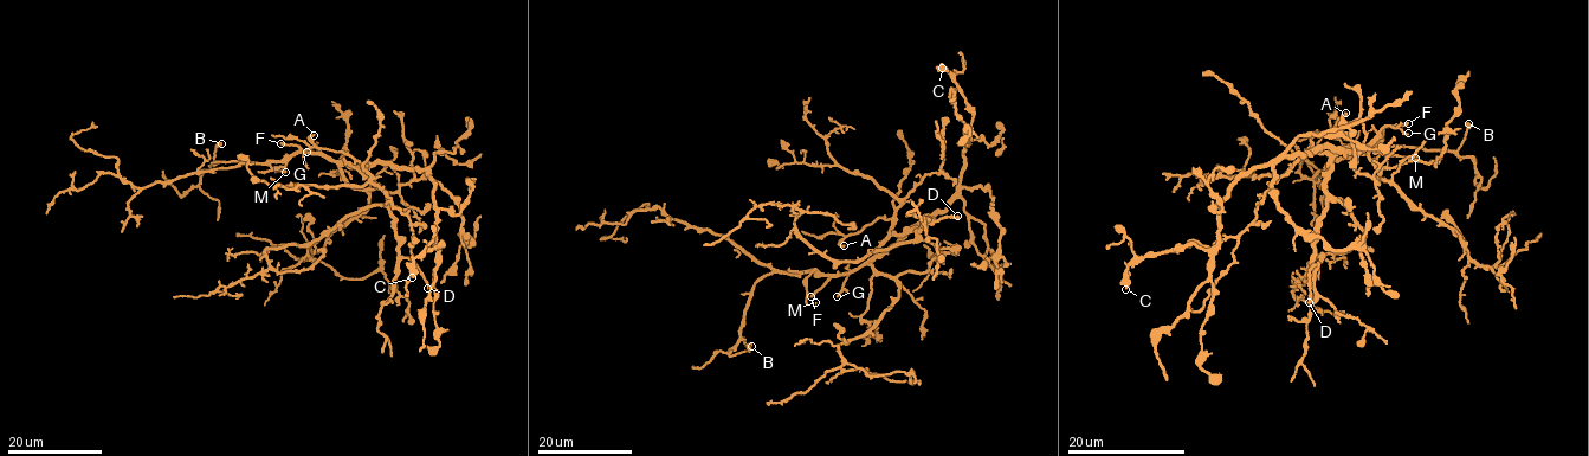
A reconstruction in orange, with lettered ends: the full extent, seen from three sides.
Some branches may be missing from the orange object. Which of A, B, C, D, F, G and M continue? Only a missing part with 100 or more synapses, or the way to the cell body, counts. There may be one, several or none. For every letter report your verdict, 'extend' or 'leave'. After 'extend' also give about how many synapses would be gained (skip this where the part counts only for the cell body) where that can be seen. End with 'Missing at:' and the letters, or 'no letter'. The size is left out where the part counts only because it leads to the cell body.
A: leave
B: leave
C: leave
D: leave
F: extend
G: leave
M: leave
Missing at: F

